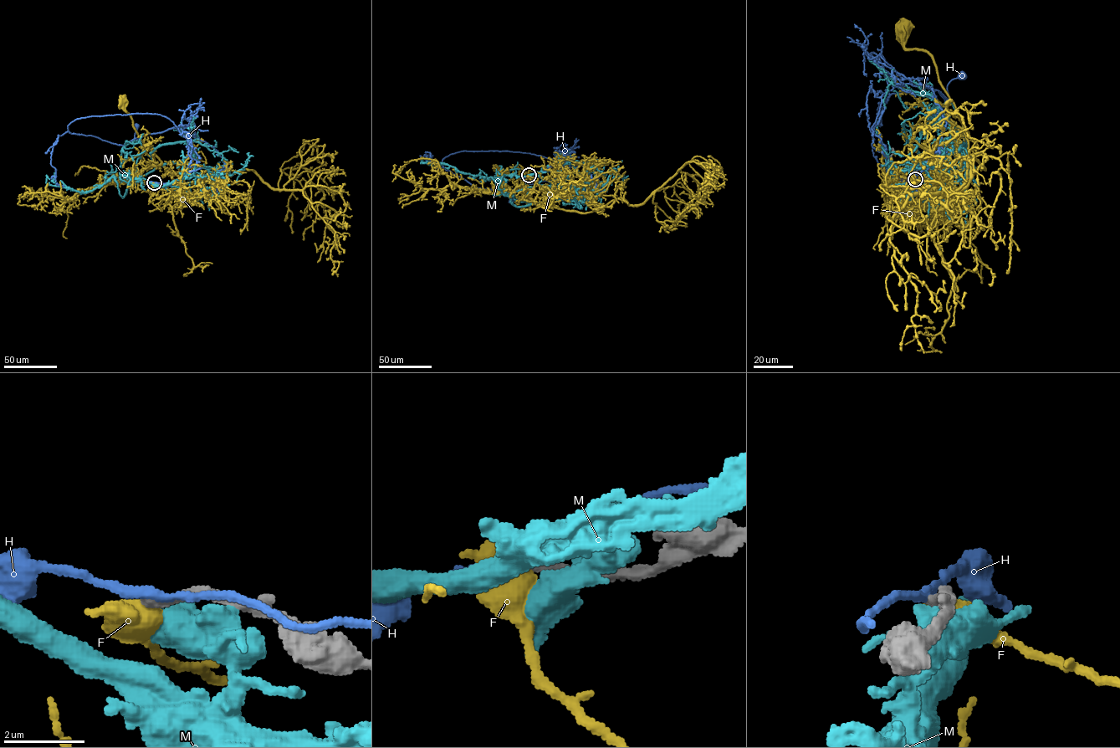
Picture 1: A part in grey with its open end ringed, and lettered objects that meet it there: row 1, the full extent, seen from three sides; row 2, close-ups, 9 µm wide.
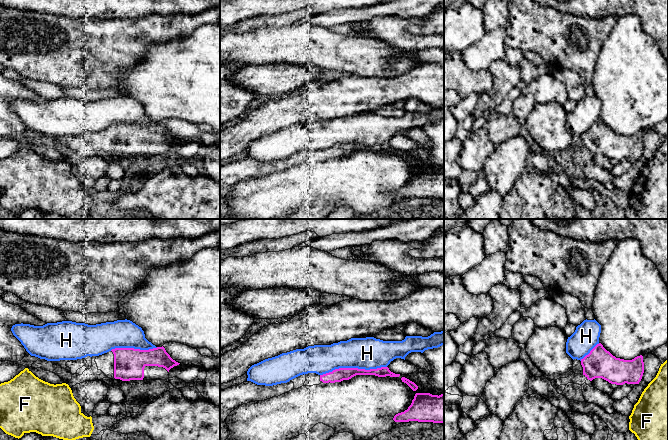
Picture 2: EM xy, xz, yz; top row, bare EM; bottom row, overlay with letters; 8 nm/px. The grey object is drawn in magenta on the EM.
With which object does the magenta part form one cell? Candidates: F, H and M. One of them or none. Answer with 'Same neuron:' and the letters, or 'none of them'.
Same neuron: none of them

